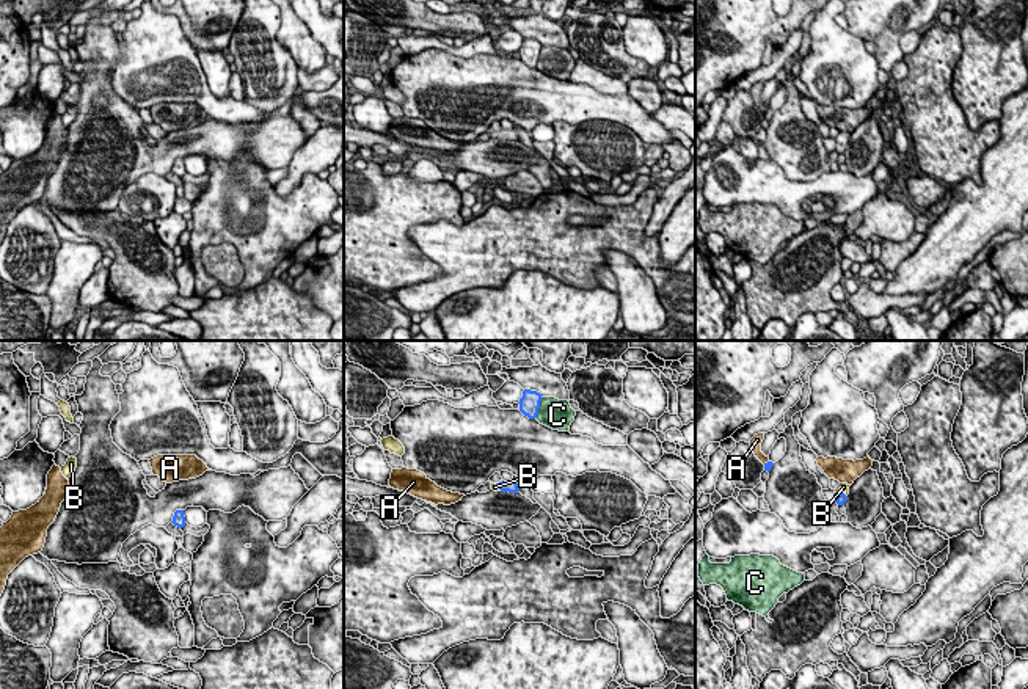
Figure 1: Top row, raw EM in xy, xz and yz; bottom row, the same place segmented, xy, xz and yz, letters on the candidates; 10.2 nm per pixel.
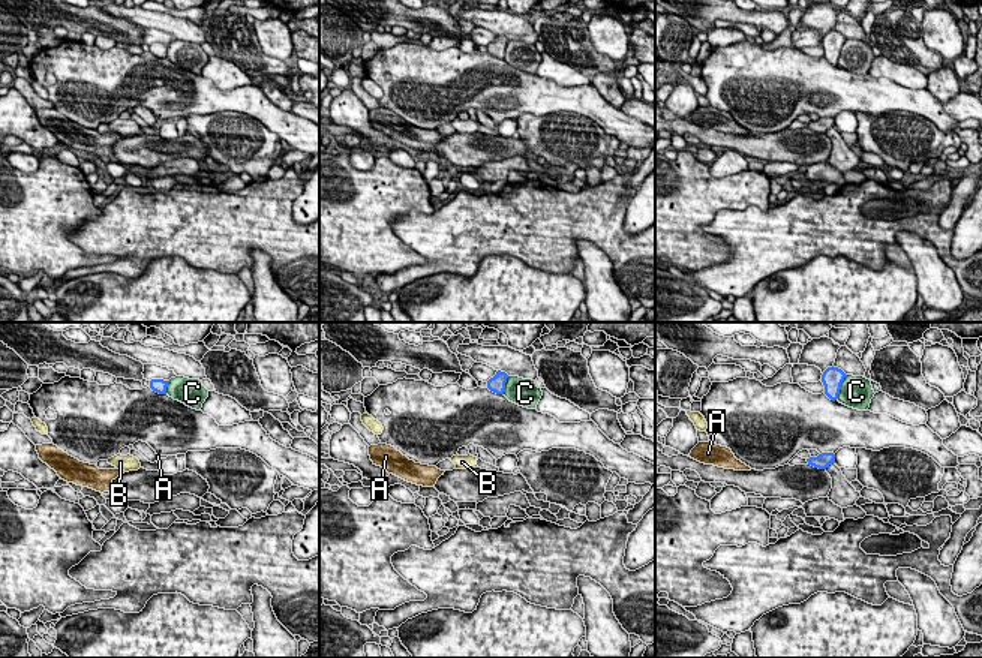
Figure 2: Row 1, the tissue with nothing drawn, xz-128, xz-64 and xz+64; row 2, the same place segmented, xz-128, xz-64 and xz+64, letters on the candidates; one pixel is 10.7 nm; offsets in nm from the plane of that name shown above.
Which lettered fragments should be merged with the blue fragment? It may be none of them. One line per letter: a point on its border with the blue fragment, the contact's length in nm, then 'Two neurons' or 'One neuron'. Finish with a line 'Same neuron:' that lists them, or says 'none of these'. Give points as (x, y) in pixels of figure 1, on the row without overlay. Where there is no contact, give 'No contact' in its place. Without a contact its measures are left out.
A: Touches blue at yz (765, 112). Shared border 70 nm. Two neurons
B: Touches blue at yz (842, 142). Shared border 120 nm. One neuron
C: Touches blue at xz (539, 55). Shared border 240 nm. Two neurons
Same neuron: B

